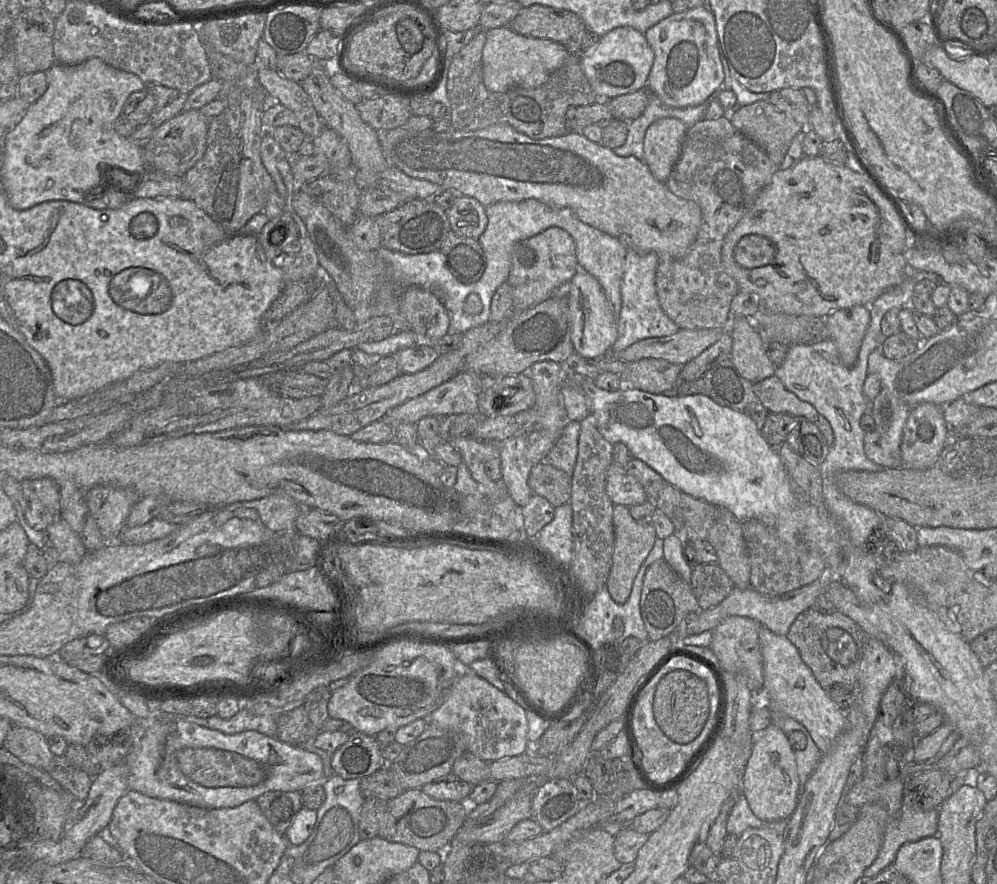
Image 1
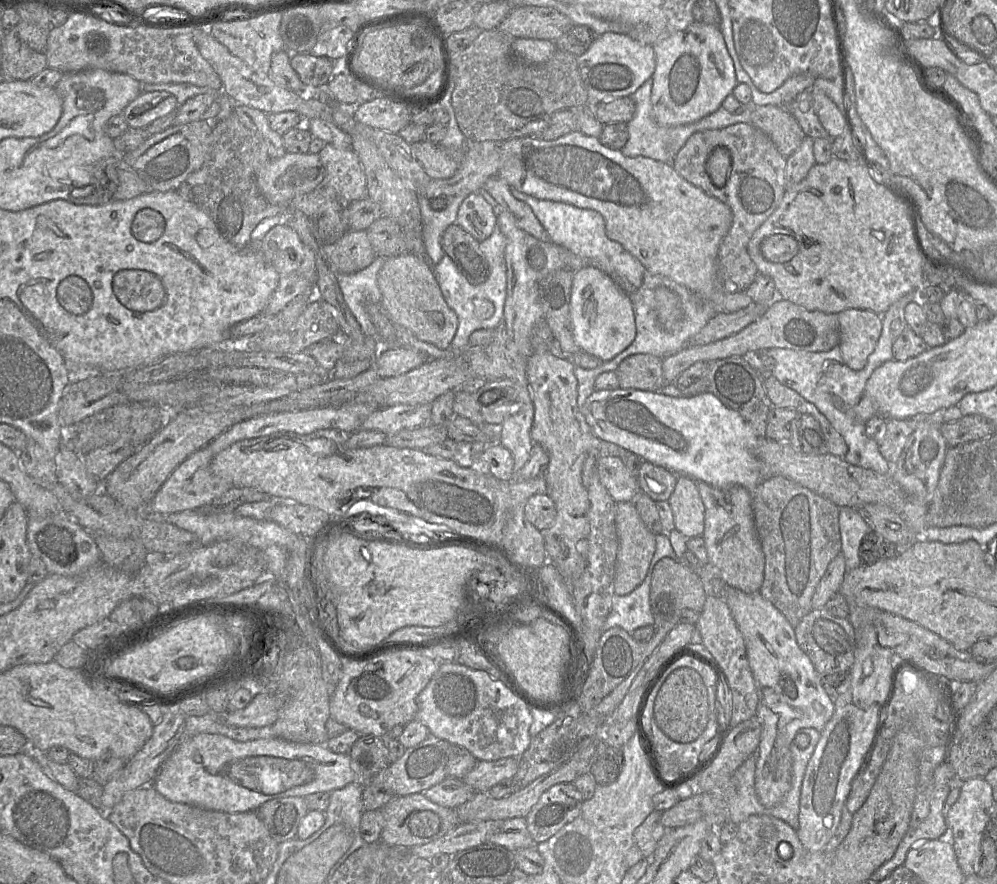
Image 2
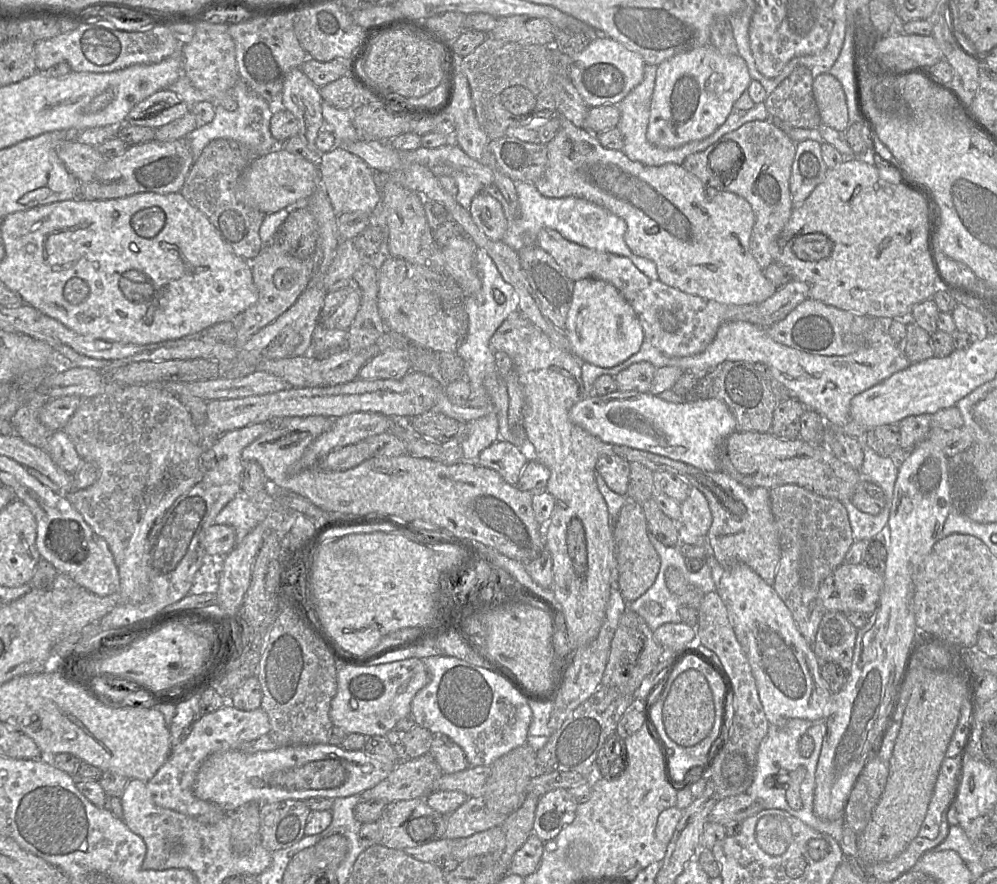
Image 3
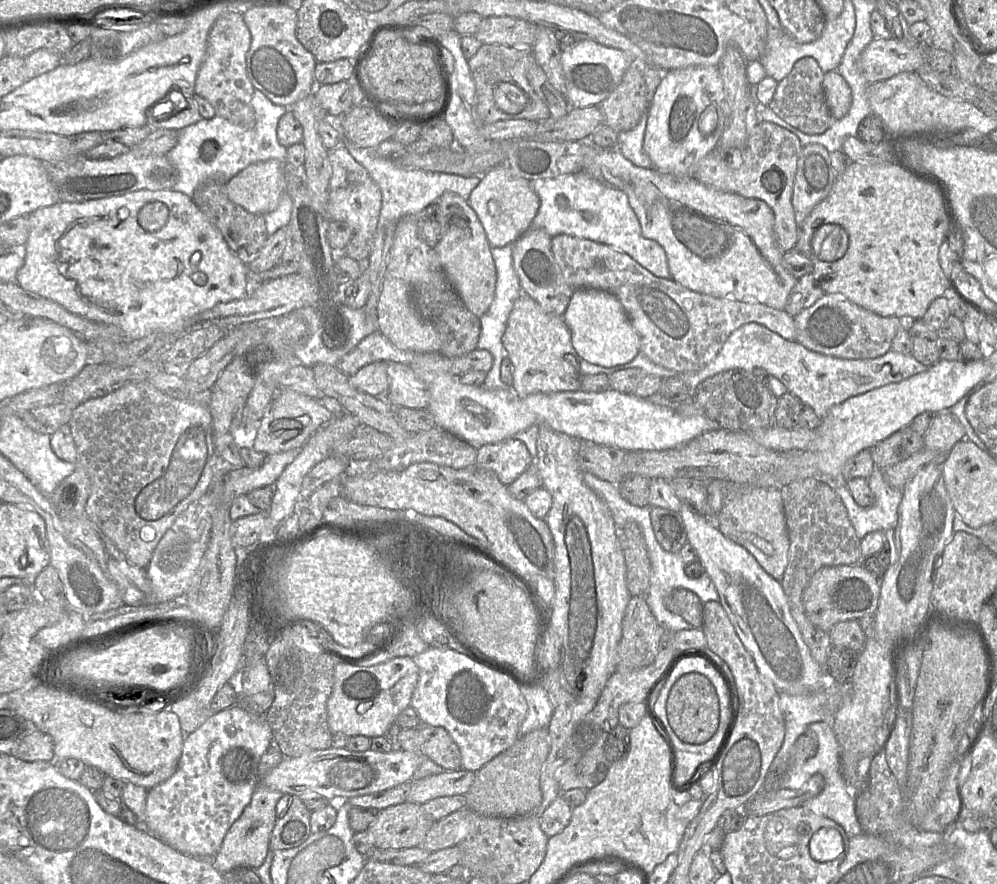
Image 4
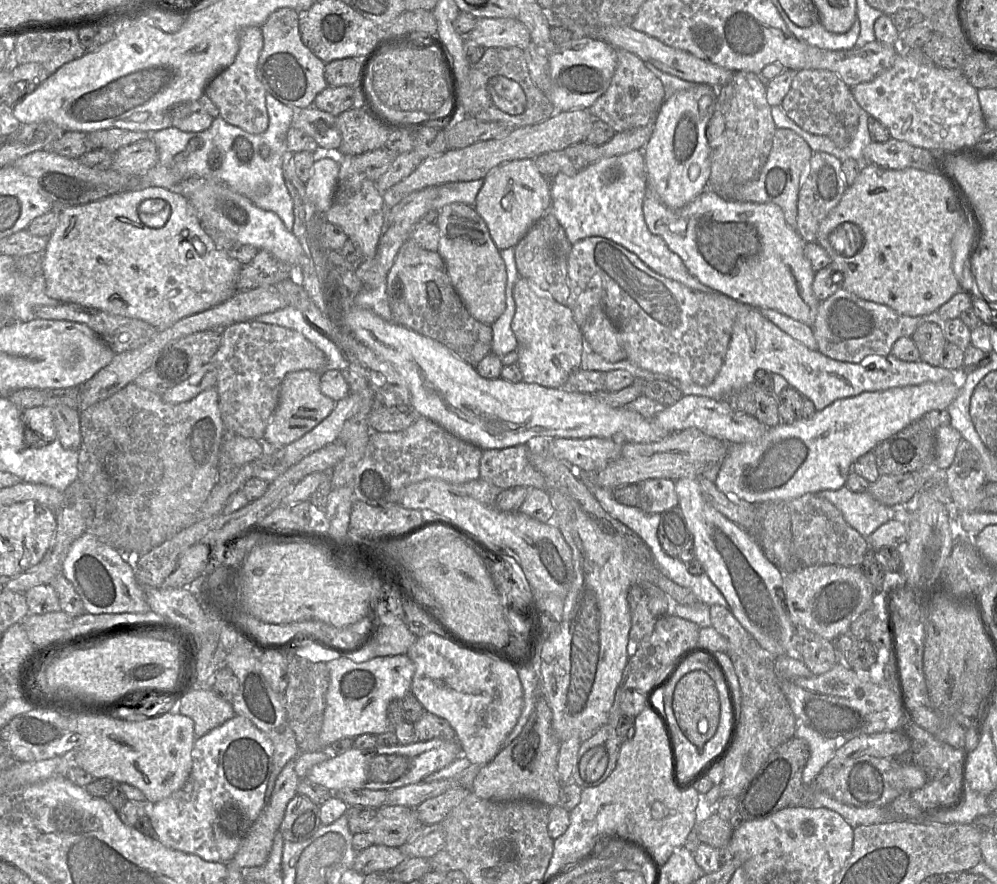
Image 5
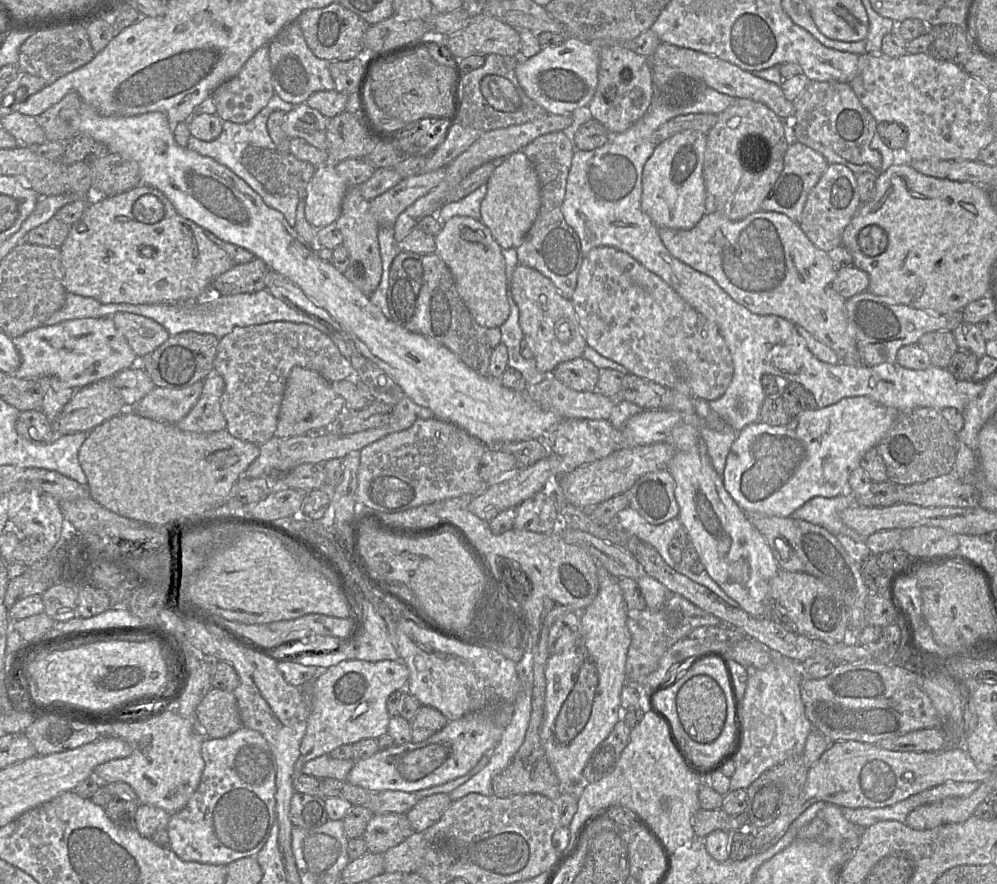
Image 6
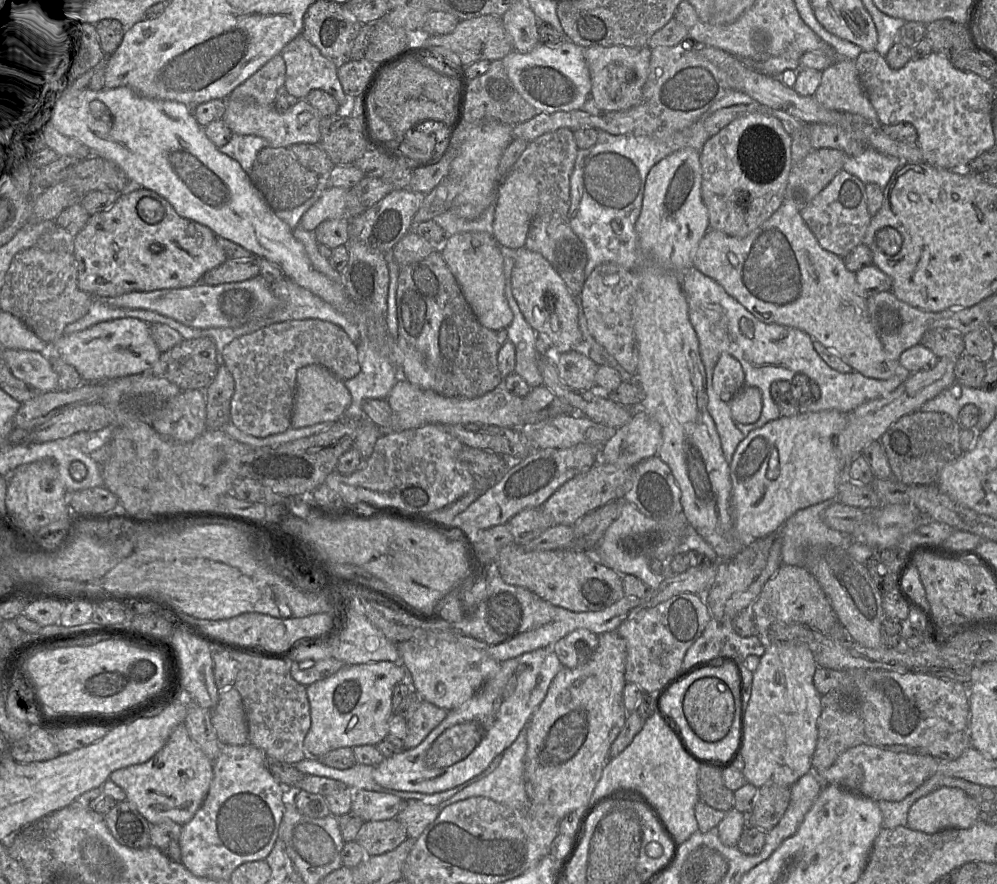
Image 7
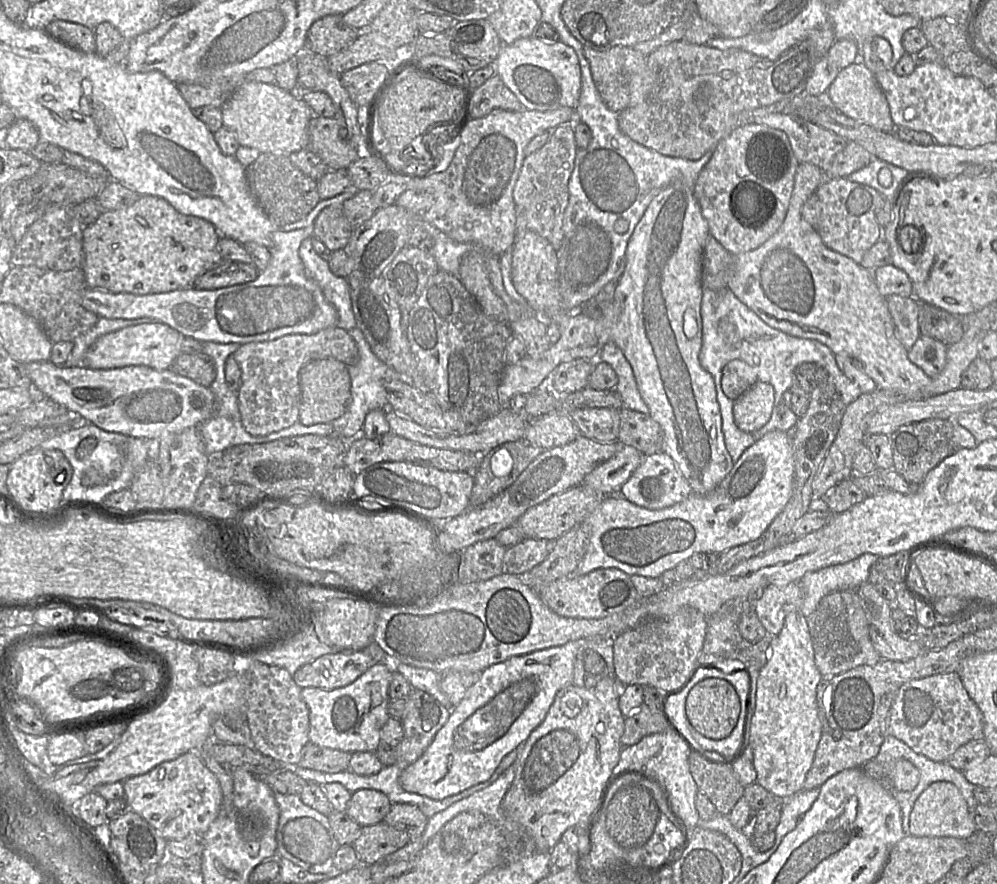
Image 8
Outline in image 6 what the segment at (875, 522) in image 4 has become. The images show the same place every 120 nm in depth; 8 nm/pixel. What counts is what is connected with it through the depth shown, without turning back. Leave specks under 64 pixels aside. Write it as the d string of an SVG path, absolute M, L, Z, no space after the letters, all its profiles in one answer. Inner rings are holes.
M846 491L834 497L815 497L795 510L790 517L821 526L833 535L846 535L857 542L866 538L847 527L841 520L841 512L855 504L855 495Z

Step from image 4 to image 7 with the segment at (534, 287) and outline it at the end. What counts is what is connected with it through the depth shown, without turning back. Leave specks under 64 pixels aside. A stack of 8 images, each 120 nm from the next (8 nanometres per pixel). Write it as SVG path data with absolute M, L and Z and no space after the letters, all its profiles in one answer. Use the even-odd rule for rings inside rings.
M561 128L538 137L528 143L512 169L533 177L539 191L539 206L533 218L524 247L541 254L563 279L570 293L578 296L582 290L587 263L585 247L570 227L570 176L573 171L578 148L573 131Z

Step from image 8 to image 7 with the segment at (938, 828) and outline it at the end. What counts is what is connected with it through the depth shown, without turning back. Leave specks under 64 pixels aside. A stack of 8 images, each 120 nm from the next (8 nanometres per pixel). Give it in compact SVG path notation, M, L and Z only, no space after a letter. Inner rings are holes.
M940 787L917 800L908 812L907 827L927 834L939 831L972 827L978 820L979 801L970 797L963 790L954 787Z

